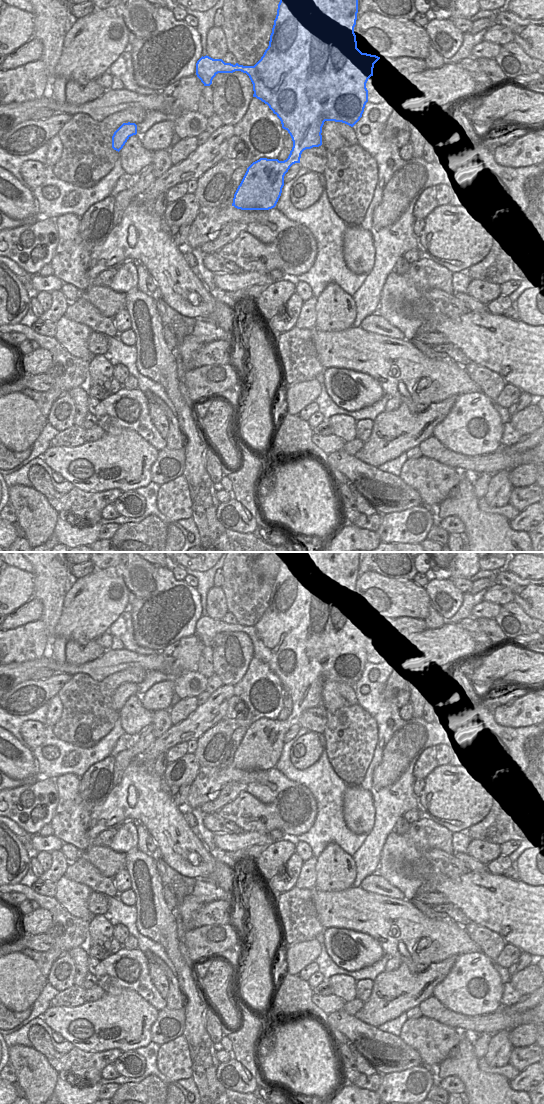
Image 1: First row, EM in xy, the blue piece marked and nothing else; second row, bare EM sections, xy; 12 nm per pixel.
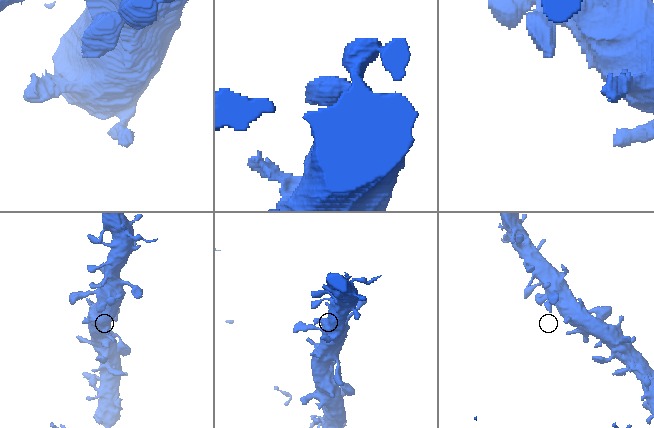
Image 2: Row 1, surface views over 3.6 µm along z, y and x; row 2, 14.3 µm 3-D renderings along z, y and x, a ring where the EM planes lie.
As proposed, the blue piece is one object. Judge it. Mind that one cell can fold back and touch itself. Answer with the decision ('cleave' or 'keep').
keep

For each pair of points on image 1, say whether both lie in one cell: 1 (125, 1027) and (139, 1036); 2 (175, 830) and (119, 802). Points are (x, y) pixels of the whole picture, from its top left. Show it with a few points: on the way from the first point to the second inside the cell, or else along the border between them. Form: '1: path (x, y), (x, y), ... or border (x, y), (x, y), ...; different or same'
1: path (128, 1028), (136, 1034); same
2: path (161, 817), (147, 803), (133, 802); same

